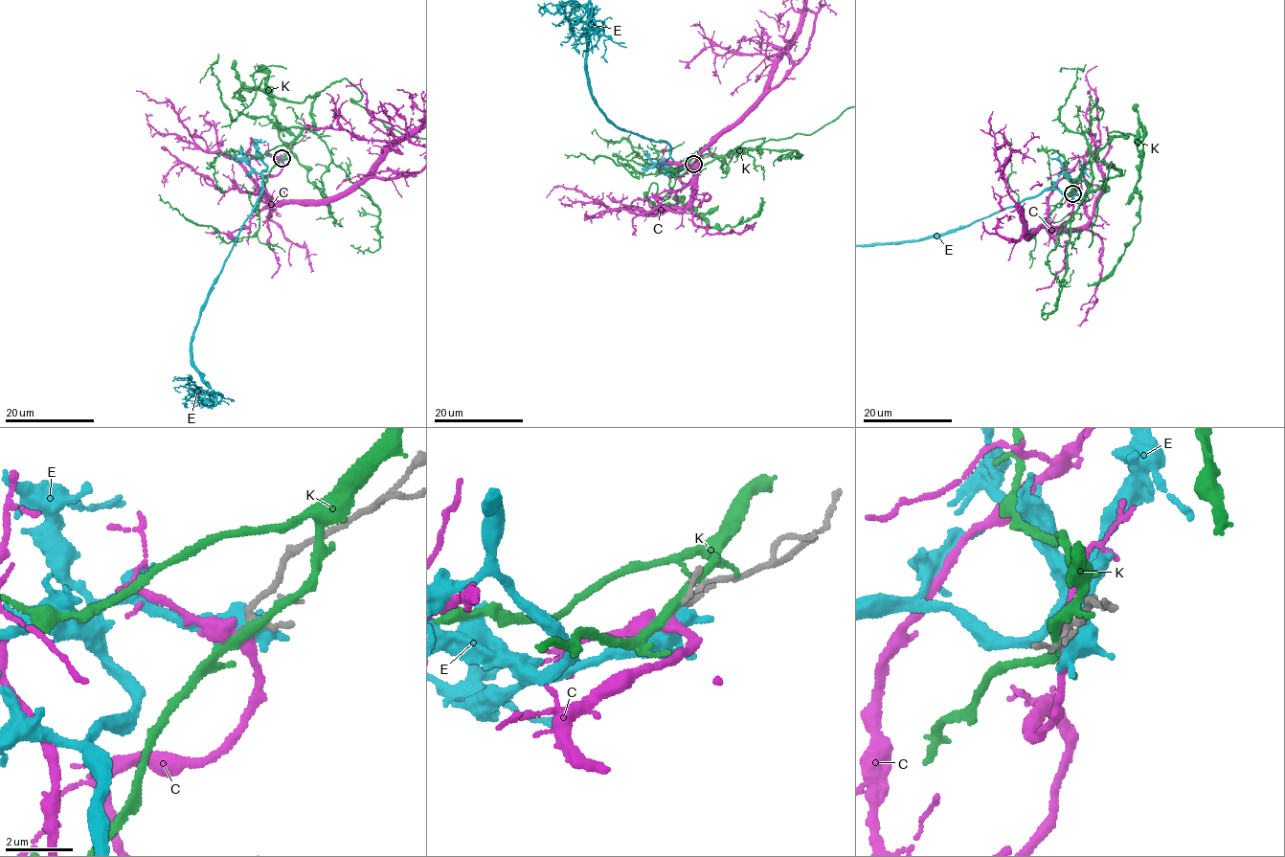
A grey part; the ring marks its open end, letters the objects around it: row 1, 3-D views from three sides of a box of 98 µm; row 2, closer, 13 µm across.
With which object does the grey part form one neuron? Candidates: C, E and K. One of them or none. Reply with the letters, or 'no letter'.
C

